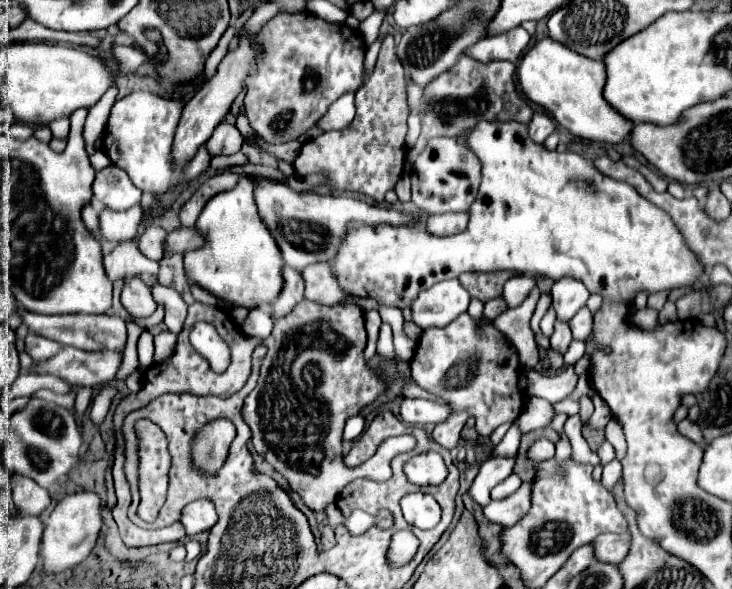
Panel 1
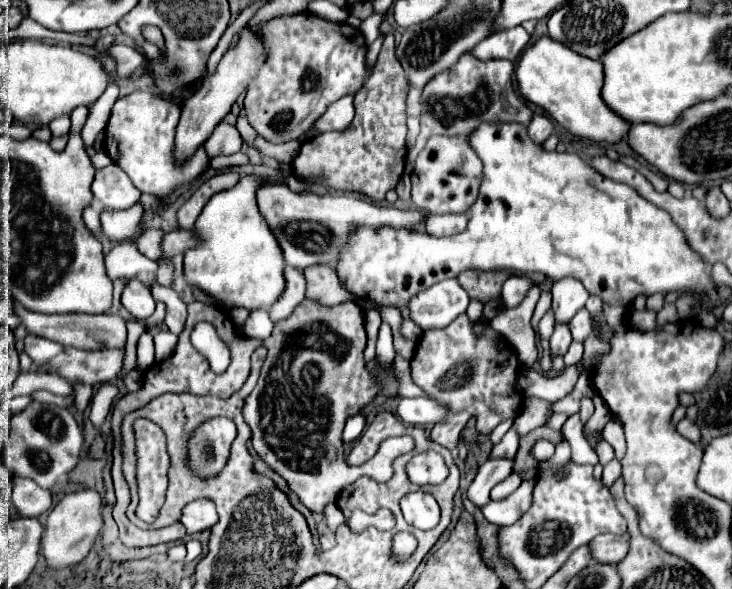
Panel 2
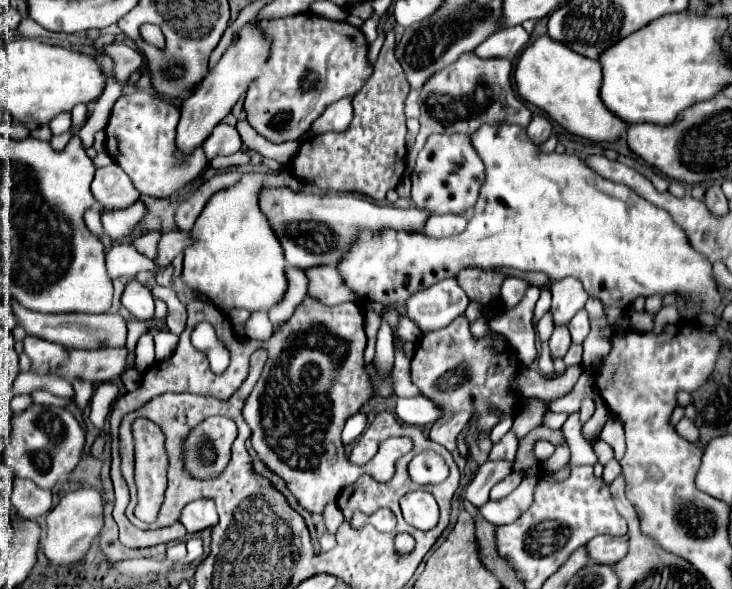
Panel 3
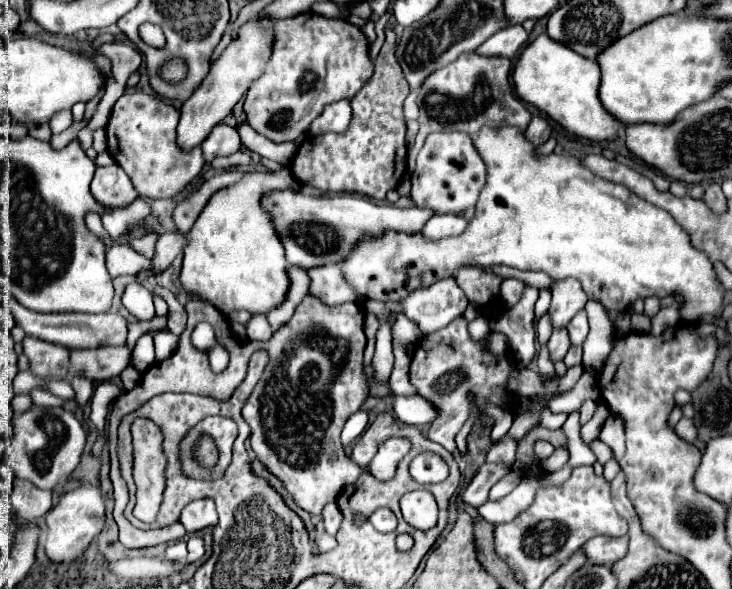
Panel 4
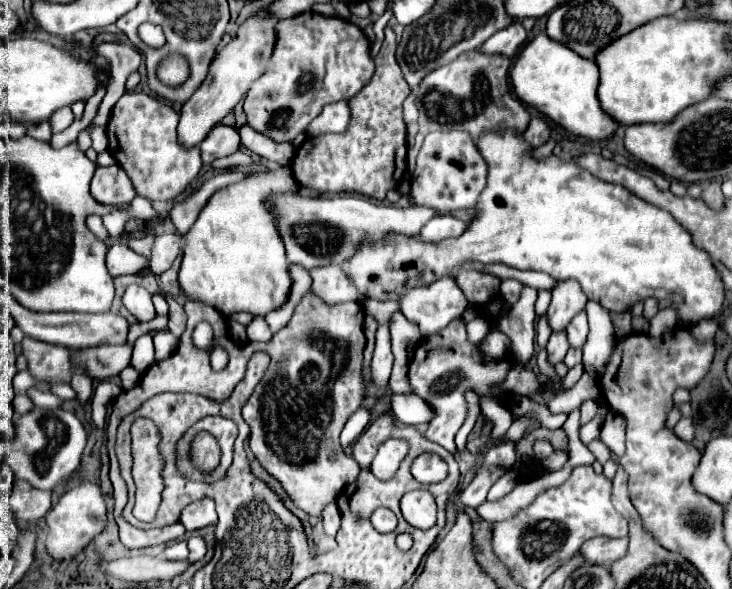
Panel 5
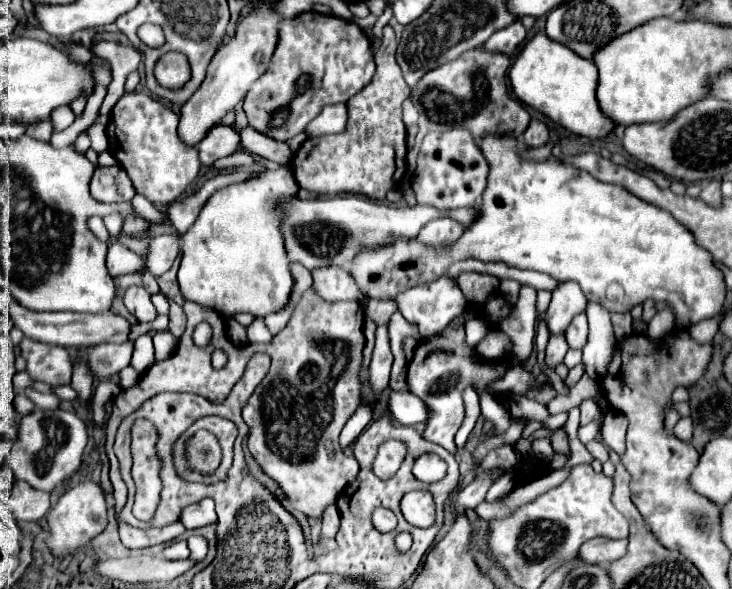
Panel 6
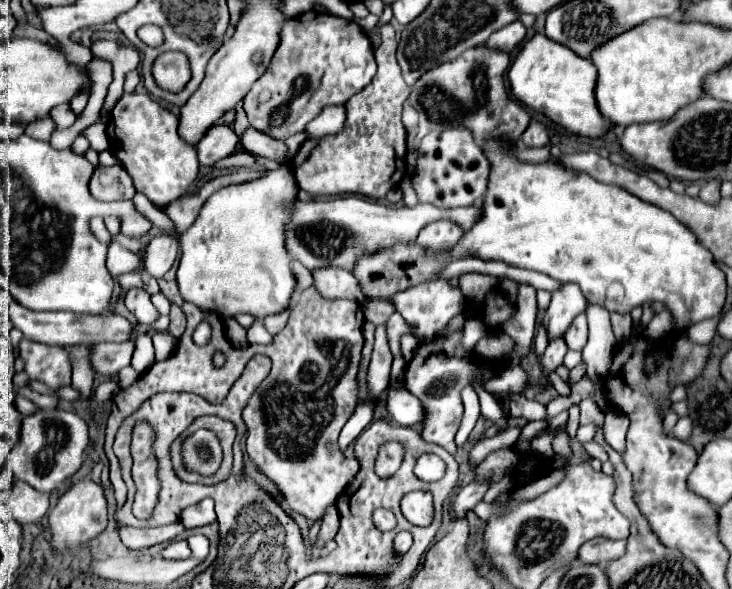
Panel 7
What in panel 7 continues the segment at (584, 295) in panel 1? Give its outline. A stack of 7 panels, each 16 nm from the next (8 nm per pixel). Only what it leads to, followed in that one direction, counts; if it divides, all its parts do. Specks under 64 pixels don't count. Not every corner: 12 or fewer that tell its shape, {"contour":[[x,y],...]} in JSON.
{"contour":[[562,284],[542,318],[548,340],[562,336],[584,310],[576,284]]}

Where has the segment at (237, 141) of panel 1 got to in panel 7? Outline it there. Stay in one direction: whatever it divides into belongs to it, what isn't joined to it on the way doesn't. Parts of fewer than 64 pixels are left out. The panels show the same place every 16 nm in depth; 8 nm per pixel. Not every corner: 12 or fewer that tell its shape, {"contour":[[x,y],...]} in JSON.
{"contour":[[228,126],[208,128],[196,144],[200,164],[214,166],[234,152]]}

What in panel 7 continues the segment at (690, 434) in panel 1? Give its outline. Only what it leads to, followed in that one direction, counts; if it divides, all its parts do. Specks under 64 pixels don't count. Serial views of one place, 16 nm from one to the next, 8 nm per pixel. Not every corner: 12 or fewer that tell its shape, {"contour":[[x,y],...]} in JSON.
{"contour":[[678,418],[672,436],[686,440],[692,432],[688,418]]}

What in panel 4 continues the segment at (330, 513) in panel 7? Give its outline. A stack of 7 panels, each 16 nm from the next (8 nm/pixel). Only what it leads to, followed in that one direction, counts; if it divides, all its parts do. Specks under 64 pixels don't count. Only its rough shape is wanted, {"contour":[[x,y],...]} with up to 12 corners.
{"contour":[[334,502],[324,508],[324,530],[336,536],[342,512]]}

